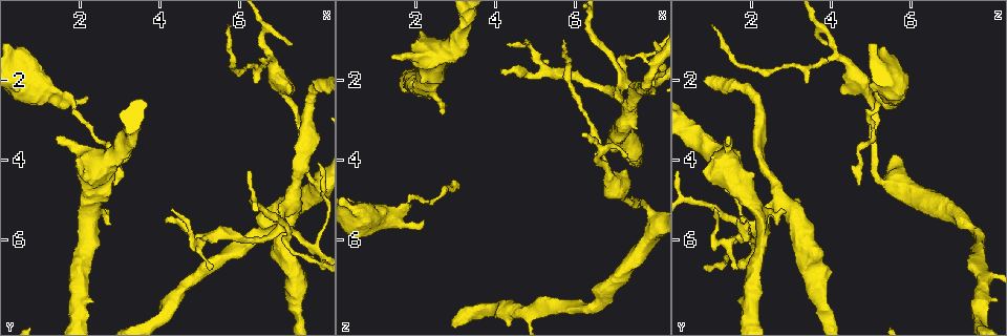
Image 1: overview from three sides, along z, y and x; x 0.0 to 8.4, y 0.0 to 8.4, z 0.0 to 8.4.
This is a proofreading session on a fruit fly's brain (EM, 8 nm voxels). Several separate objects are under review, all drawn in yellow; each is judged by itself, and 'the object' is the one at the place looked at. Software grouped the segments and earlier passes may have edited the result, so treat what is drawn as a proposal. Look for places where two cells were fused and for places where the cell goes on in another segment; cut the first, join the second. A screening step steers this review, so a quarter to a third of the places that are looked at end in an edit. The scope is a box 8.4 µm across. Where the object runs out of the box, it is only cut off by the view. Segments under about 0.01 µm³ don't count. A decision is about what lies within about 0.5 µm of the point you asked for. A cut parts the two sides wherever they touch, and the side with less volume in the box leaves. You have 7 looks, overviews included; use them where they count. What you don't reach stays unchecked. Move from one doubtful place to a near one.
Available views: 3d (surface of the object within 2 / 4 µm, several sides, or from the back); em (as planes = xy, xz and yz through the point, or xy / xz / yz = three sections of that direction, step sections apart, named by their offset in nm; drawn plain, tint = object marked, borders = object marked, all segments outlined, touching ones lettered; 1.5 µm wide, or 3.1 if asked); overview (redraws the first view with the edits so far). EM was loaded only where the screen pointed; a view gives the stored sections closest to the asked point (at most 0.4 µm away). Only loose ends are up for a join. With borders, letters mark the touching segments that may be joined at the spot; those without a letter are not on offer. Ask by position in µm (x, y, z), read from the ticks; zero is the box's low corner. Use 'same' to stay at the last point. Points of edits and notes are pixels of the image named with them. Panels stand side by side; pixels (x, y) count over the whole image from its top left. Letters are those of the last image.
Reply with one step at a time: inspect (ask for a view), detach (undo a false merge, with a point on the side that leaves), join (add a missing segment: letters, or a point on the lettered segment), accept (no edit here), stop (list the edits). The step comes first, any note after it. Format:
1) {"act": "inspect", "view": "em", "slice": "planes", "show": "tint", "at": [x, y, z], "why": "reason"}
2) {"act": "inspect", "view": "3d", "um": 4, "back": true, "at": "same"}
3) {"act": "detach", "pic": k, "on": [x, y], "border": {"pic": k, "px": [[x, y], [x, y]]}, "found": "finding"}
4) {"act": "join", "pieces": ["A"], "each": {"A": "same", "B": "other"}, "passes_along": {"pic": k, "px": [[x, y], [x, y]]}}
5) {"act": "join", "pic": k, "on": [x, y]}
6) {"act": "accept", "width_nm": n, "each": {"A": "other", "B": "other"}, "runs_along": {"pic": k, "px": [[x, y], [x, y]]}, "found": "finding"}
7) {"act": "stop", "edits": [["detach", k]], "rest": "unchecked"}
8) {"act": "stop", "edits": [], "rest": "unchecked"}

{"act": "inspect", "view": "3d", "um": 2, "back": true, "at": [7.10, 5.65, 2.15], "why": "sharp bend"}

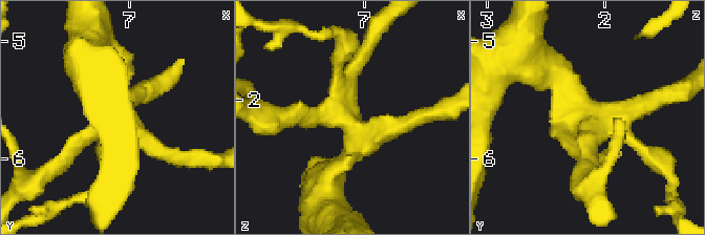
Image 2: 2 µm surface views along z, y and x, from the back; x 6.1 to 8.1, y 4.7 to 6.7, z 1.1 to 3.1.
{"act": "inspect", "view": "em", "slice": "planes", "show": "borders", "at": [7.12, 5.64, 2.18]}

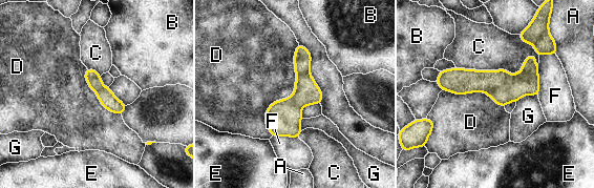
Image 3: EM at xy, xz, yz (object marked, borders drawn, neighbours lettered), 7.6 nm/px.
{"act": "detach", "pic": 3, "on": [526, 82], "longest_contact_nm": ["D", 750], "each": {"A": "other", "B": "other", "C": "other", "D": "other", "E": "other", "F": "other", "G": "other"}, "found": "a second cell is stuck on"}

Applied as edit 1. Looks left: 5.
{"act": "inspect", "view": "overview", "why": "redraw"}

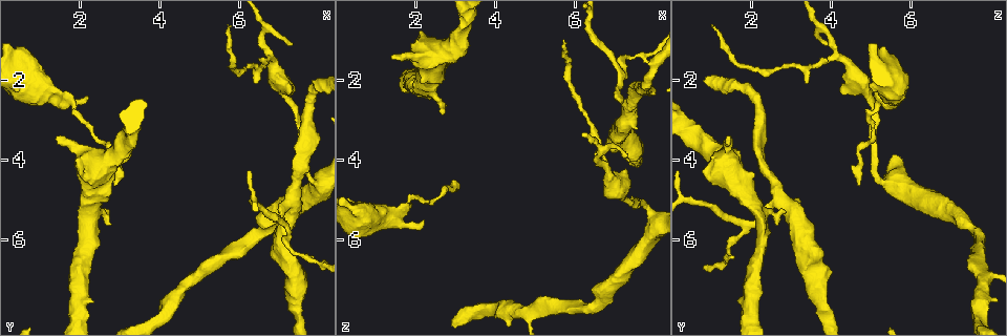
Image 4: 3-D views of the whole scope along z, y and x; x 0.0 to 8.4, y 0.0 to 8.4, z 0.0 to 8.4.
{"act": "inspect", "view": "em", "slice": "planes", "show": "borders", "at": [2.20, 2.45, 5.55], "why": "stops while still wide"}

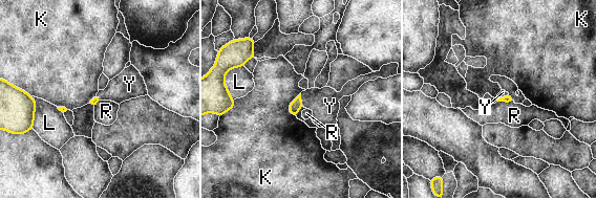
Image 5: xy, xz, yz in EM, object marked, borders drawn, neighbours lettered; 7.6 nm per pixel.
{"act": "join", "pieces": ["Y"], "each": {"K": "other", "L": "other", "R": "other", "Y": "same"}, "passes_along": {"pic": 5, "px": [[297, 103], [300, 100], [324, 103]]}, "found": "it goes on there"}

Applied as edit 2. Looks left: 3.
{"act": "inspect", "view": "em", "slice": "planes", "show": "plain", "at": [6.70, 1.40, 4.05], "why": "side arm on a straight run"}

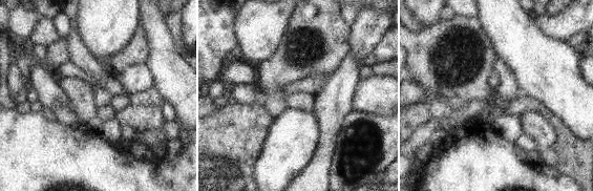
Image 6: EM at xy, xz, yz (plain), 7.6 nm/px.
{"act": "inspect", "view": "em", "slice": "planes", "show": "borders", "at": "same"}

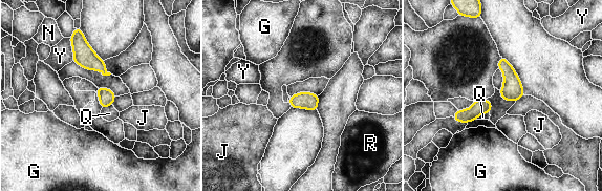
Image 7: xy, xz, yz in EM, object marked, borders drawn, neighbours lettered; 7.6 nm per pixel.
{"act": "accept", "each": {"G": "other", "J": "other", "N": "other", "Q": "other", "R": "other", "Y": "other"}, "border": {"pic": 7, "px": [[489, 112], [481, 113], [475, 119]]}, "found": "all the same cell"}

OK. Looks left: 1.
{"act": "stop", "edits": [["detach", 3], ["join", 5]], "rest": "unchecked"}

